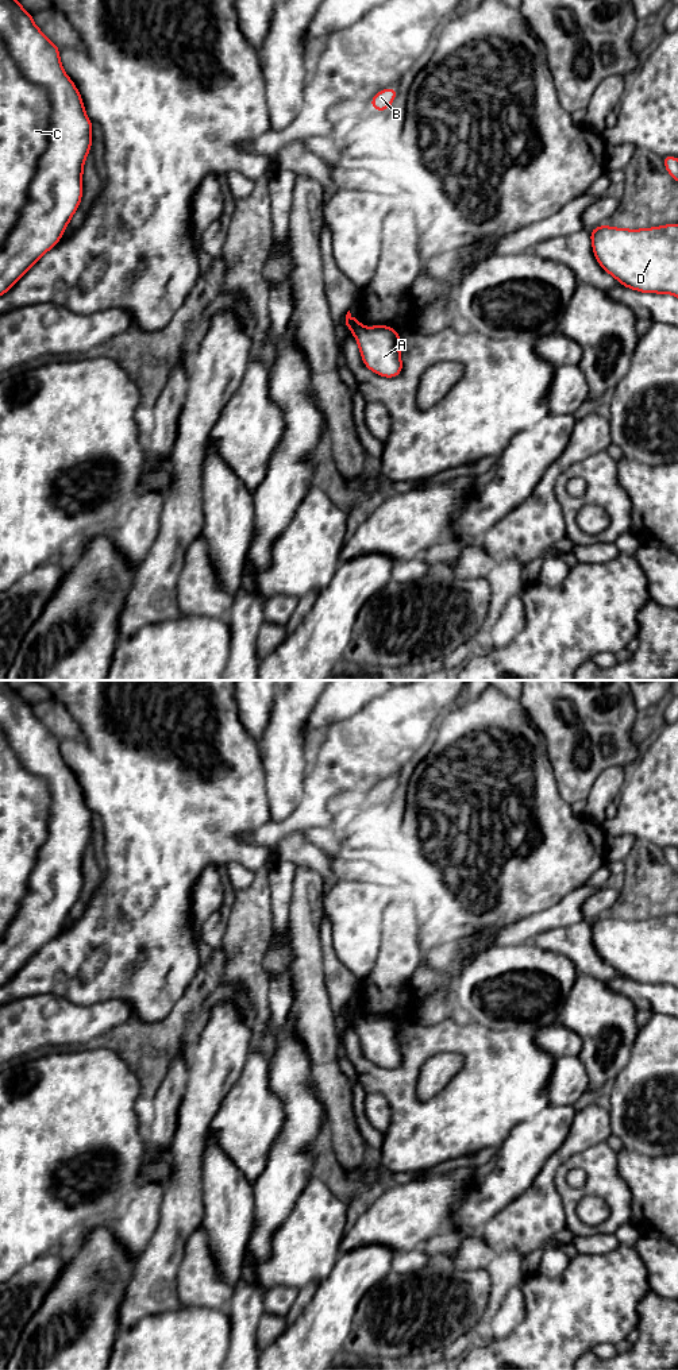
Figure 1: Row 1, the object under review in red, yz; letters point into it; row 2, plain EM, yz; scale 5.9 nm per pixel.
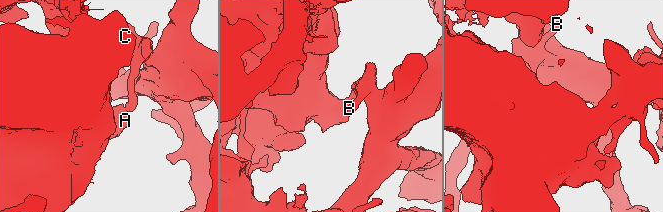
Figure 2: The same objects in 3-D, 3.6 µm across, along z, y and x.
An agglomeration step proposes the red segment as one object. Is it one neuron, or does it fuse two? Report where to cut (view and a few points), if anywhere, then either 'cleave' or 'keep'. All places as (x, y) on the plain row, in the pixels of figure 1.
cut yz (358, 1014), (351, 1021); cleave

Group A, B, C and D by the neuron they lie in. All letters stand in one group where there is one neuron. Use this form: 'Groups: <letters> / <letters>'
Groups: A C / B D

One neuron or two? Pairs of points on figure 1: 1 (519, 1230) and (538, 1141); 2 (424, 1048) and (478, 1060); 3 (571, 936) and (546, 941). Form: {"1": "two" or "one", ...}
{"1": "two", "2": "one", "3": "one"}

